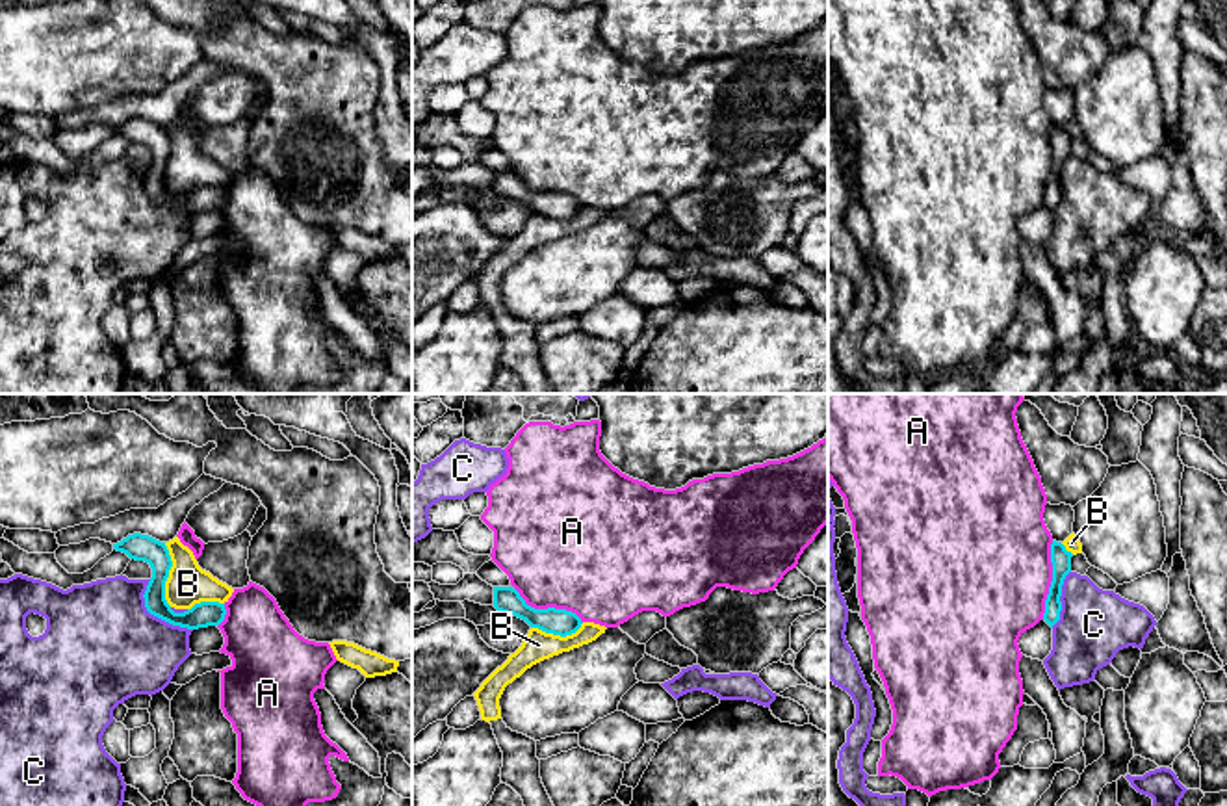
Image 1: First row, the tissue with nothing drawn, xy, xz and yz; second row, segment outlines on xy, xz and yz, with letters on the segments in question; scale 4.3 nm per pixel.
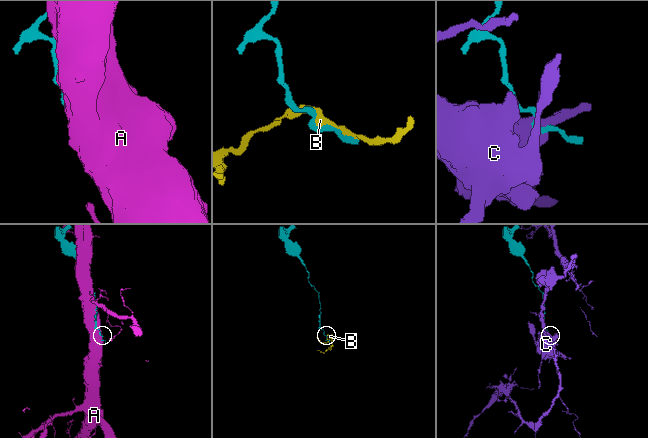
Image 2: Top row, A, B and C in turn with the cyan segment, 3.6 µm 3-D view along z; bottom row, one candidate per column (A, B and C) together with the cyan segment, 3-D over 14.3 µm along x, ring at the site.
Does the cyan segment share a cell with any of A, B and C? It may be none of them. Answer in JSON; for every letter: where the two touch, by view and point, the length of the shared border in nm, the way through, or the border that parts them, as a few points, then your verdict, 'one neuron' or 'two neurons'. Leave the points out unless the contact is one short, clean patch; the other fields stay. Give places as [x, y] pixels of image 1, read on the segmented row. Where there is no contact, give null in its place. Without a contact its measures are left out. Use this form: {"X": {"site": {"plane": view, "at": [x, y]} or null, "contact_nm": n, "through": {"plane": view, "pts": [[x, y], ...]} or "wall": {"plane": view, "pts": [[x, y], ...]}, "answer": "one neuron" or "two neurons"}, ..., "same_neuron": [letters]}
{"A": {"site": {"plane": "yz", "at": [1053, 580]}, "contact_nm": 340, "answer": "two neurons"}, "B": {"site": {"plane": "xy", "at": [167, 574]}, "contact_nm": 280, "answer": "two neurons"}, "C": {"site": {"plane": "xy", "at": [154, 615]}, "contact_nm": 300, "wall": {"plane": "xy", "pts": [[149, 580], [143, 591], [143, 606], [151, 613], [192, 630]]}, "answer": "two neurons"}, "same_neuron": []}

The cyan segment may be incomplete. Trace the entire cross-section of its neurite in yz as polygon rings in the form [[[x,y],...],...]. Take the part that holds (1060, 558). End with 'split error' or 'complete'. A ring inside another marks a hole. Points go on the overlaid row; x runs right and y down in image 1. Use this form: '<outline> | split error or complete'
[[[1053,540],[1051,544],[1051,563],[1053,563],[1053,581],[1045,600],[1043,620],[1053,628],[1060,620],[1062,611],[1062,585],[1066,576],[1071,572],[1073,553],[1066,550],[1062,542]]] | complete

